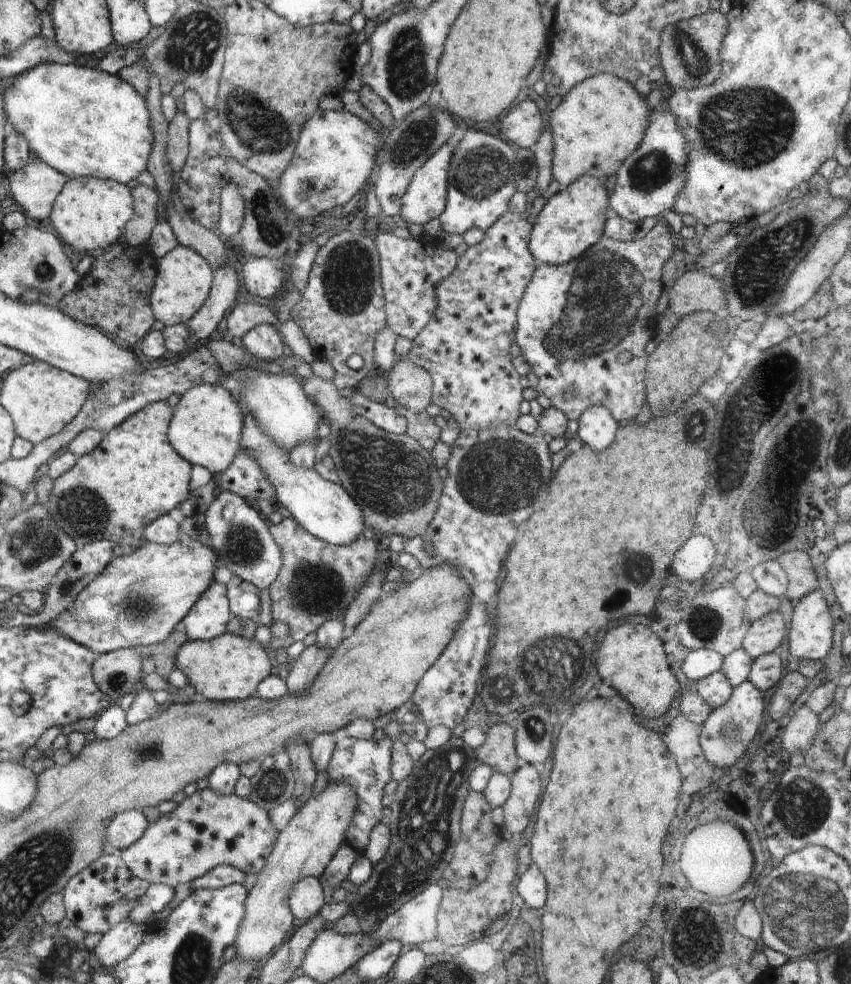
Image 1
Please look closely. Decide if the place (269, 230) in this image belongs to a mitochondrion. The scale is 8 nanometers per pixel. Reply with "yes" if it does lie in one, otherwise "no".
yes

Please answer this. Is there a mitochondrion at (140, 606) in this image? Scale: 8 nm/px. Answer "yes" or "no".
yes

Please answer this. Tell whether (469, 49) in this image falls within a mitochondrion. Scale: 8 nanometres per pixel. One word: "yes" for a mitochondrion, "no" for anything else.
no

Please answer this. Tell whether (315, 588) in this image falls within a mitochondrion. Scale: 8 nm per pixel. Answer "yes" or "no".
yes

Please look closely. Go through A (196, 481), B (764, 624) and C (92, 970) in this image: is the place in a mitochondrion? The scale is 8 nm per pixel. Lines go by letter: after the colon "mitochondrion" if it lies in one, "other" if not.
A: other
B: other
C: other

